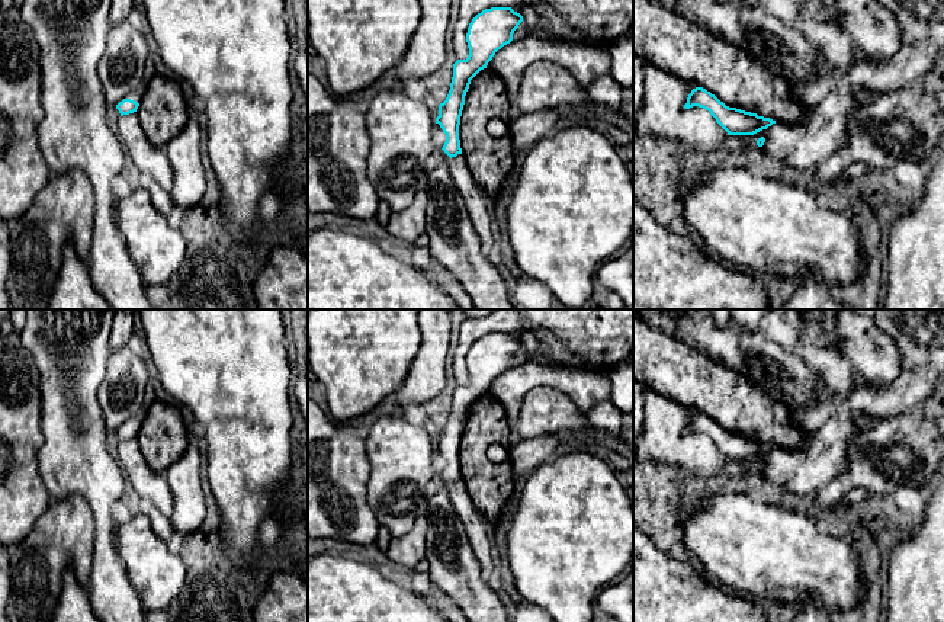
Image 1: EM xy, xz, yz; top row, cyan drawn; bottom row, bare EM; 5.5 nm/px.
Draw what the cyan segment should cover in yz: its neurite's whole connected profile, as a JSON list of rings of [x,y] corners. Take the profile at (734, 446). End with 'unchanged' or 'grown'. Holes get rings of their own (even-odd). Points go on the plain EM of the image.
[[[696,413],[688,420],[684,433],[690,435],[693,432],[709,436],[716,448],[729,461],[754,461],[776,449],[776,446],[770,443],[758,442],[757,439],[745,437],[736,433],[729,433],[703,413]]]; unchanged

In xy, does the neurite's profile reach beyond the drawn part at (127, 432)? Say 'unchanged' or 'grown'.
grown

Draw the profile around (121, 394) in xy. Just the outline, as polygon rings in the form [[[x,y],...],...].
[[[128,346],[110,350],[106,376],[97,391],[109,432],[142,411],[145,387],[151,381],[151,365],[142,350],[134,352]]]

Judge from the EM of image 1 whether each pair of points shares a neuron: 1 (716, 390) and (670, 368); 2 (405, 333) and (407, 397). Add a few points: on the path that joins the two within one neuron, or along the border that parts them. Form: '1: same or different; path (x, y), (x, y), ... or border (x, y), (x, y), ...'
1: same; path (705, 385), (681, 372)
2: different; border (420, 343), (407, 377), (394, 393)

